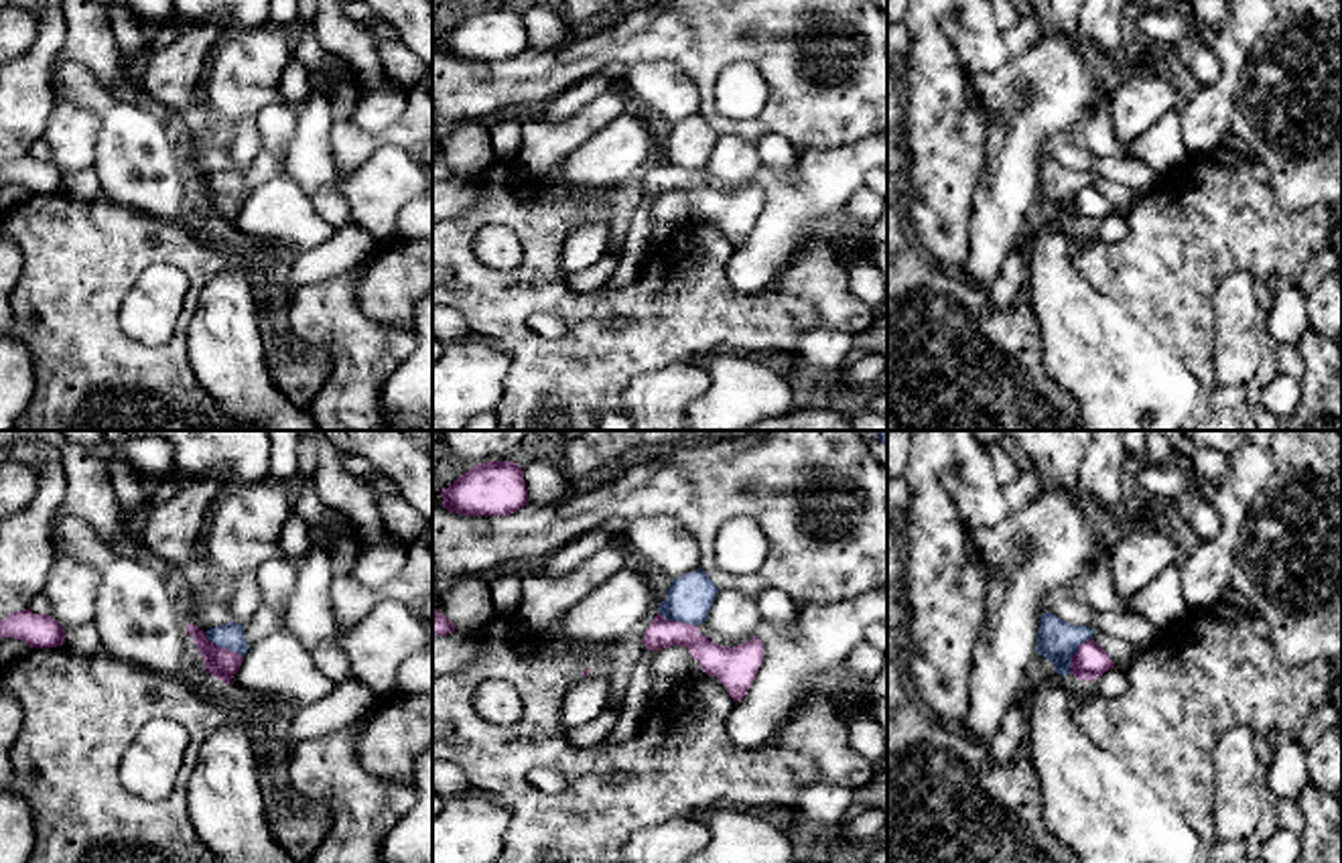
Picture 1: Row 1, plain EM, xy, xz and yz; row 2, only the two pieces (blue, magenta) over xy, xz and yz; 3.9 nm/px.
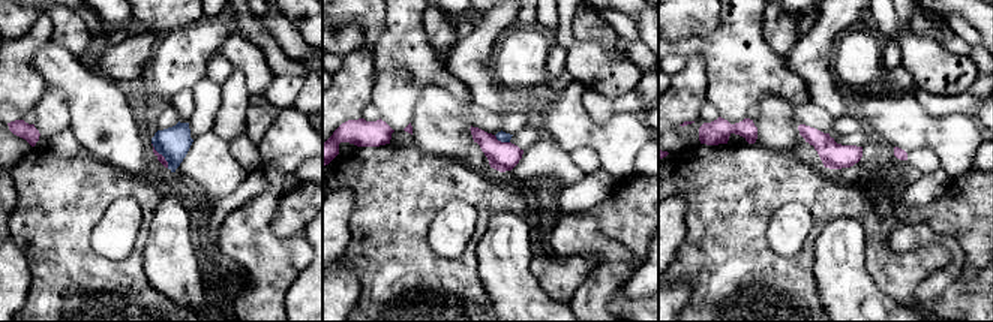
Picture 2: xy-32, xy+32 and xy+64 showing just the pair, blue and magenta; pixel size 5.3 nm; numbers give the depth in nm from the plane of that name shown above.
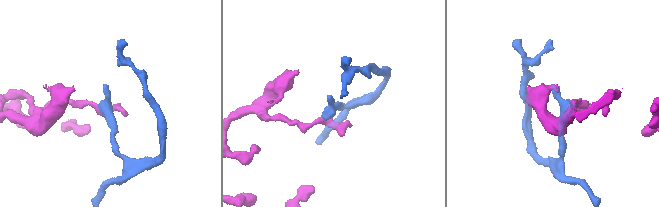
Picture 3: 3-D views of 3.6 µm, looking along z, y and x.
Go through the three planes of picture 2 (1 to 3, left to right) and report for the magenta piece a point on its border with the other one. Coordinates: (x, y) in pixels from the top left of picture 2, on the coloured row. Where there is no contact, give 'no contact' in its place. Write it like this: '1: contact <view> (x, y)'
1: contact xy-32 (161, 153)
2: contact xy+32 (501, 141)
3: no contact

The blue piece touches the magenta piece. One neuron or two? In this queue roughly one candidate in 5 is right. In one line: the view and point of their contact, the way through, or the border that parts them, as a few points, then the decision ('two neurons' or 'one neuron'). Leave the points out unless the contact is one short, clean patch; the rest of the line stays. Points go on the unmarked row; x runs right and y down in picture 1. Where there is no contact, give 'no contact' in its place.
contact xy (222, 191); border xy (204, 177), (212, 187), (242, 202); two neurons

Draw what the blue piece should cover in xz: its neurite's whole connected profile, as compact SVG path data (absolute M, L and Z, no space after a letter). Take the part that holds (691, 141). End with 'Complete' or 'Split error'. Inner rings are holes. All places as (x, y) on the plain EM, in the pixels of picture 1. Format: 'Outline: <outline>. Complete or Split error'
Outline: M696 114L672 124L668 142L658 150L658 158L670 167L700 171L707 167L717 138L717 130L702 114Z. Complete

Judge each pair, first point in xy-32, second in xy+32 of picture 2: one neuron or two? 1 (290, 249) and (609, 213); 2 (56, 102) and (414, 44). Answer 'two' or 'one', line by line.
1: two
2: one

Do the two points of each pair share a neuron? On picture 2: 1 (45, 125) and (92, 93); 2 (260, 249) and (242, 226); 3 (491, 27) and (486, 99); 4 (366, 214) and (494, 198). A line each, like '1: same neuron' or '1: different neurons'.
1: different neurons
2: same neuron
3: same neuron
4: same neuron

